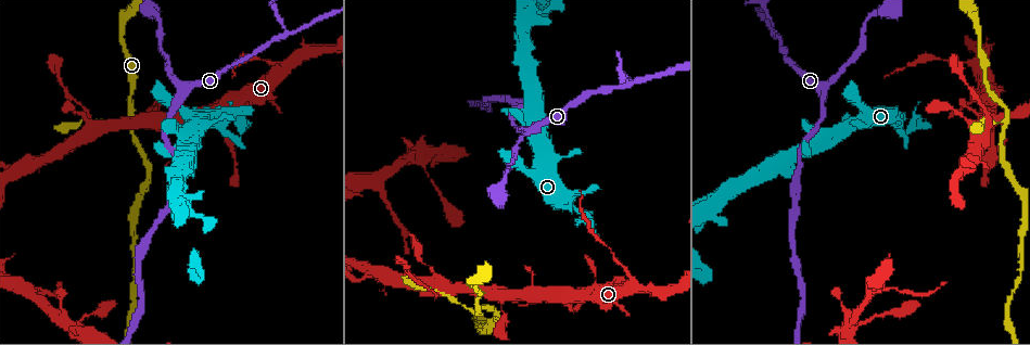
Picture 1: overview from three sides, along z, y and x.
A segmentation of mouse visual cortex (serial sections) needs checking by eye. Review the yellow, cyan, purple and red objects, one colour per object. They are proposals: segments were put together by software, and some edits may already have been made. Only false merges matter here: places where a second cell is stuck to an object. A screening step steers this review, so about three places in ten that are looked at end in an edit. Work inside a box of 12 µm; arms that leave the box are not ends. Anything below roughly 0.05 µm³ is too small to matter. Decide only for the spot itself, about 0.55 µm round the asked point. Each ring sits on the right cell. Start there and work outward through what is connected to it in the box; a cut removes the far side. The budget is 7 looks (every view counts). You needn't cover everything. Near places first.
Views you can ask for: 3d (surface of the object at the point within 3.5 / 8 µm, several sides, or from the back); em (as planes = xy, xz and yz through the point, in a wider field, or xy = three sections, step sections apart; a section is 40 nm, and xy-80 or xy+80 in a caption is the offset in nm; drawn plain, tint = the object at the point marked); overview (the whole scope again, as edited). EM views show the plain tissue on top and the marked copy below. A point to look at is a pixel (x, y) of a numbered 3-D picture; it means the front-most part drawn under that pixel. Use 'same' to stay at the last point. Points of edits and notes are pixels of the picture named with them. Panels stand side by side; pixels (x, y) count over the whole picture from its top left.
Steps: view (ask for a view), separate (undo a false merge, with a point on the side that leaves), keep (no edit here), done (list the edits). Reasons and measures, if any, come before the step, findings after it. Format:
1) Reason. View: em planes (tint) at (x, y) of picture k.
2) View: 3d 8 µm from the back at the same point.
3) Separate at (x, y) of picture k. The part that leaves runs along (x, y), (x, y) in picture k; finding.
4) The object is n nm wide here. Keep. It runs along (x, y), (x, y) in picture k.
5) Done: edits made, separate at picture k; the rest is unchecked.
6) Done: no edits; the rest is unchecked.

Thick turns thin. View: 3d 3.5 µm at (204, 120) of picture 1.

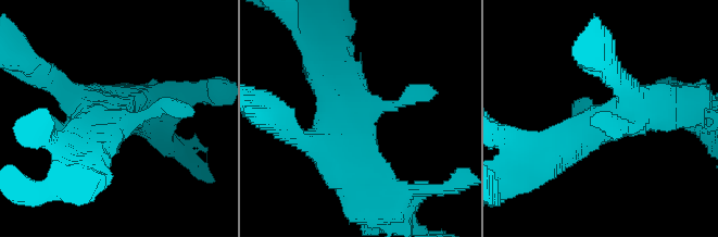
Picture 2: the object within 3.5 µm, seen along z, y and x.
View: em xy step 5 (tint) at (121, 117) of picture 2.

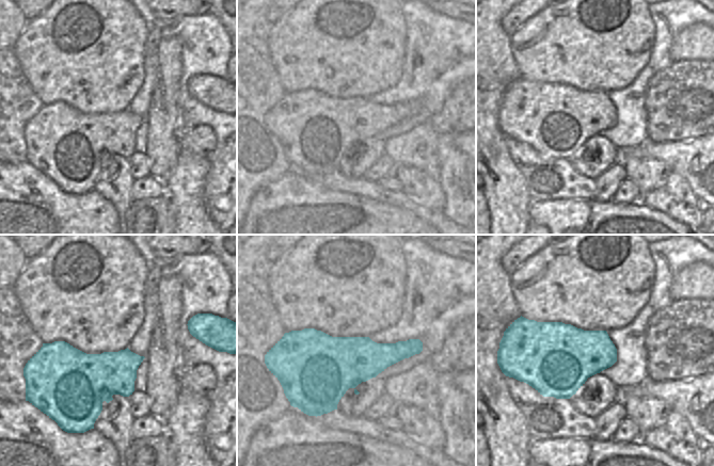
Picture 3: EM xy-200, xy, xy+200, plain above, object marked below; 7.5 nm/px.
Keep. It runs along (347, 162), (343, 121), (430, 92) in picture 2; continuous, no second cell.

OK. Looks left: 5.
Abrupt turn. View: 3d 8 µm at (905, 134) of picture 1.

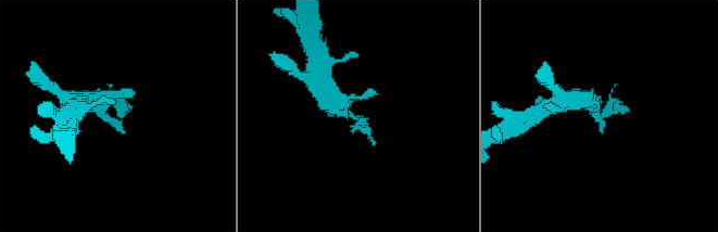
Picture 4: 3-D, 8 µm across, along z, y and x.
Closer look. View: 3d 3.5 µm from the back at (361, 120) of picture 4.

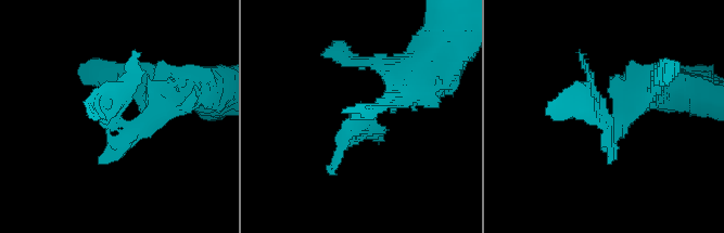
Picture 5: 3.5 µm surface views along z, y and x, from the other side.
View: em planes (tint) at (357, 110) of picture 5.

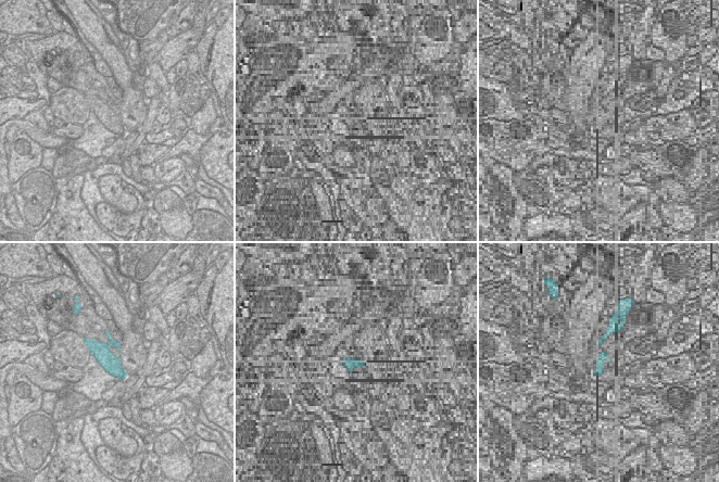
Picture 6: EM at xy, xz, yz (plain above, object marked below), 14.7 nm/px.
Keep. It runs along (408, 82), (354, 113), (378, 132) in picture 5; all the same cell.

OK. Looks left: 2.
Calibre changes. View: 3d 3.5 µm at (956, 114) of picture 1.

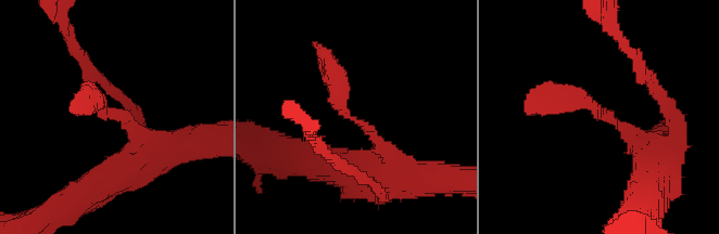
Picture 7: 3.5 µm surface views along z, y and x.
The arms are 250, 300 nm wide; shape alone is not enough. View: em xy step 5 (tint) at (109, 115) of picture 7.

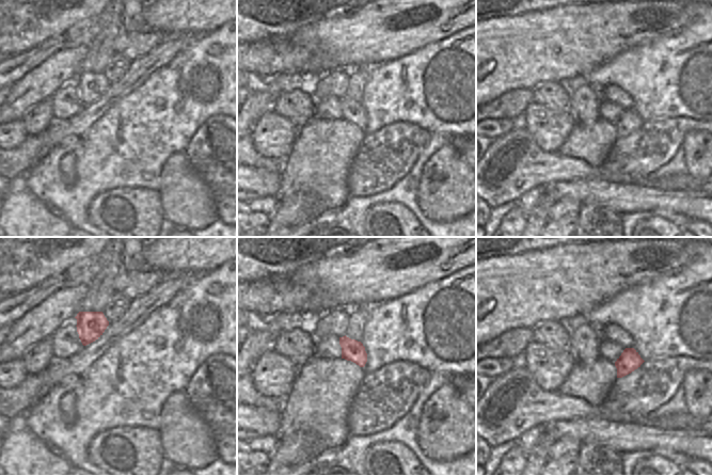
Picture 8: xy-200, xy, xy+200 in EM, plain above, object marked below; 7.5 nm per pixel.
Keep. Continuous, no second cell.

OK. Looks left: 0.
Done: no edits; the rest is unchecked.

